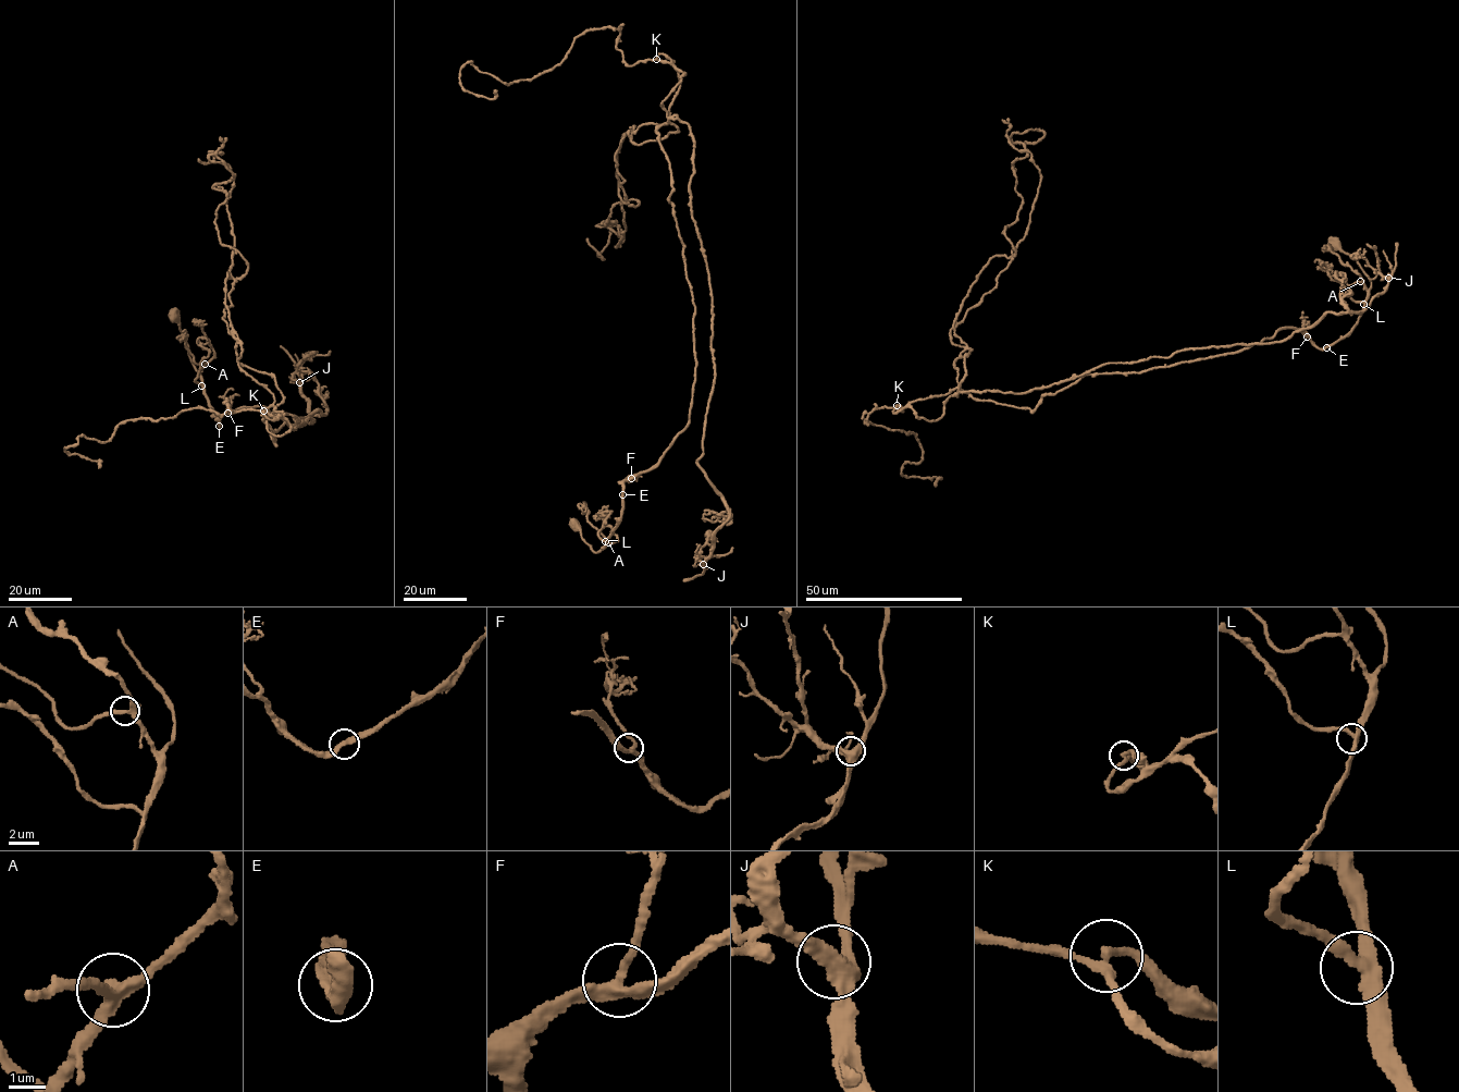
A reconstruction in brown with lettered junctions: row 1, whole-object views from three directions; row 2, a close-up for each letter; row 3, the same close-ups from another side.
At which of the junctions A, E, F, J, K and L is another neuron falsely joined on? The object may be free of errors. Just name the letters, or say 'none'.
K

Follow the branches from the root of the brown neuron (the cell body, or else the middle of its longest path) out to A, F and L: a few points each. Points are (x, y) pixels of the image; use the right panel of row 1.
A: (1336, 243), (1356, 259), (1371, 281), (1371, 287), (1368, 290), (1360, 281)
F: (1336, 243), (1356, 259), (1371, 281), (1371, 289), (1358, 323), (1344, 336), (1319, 348), (1307, 336)
L: (1336, 243), (1356, 259), (1371, 281), (1363, 304)

